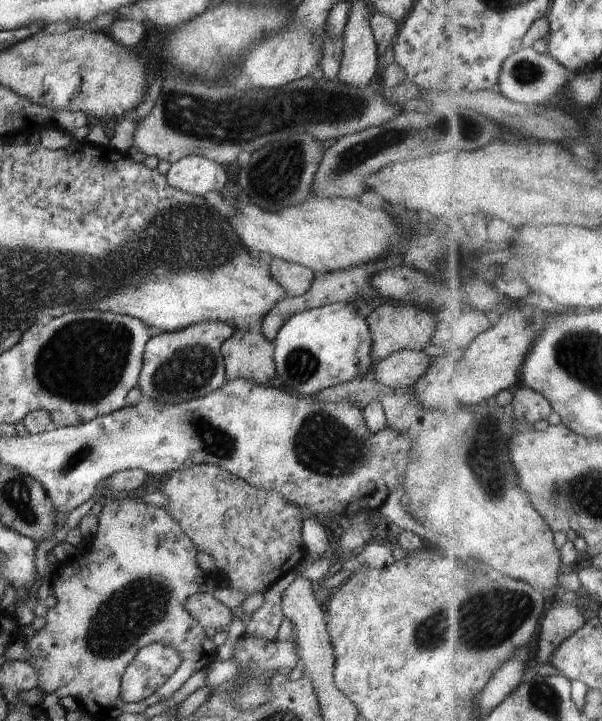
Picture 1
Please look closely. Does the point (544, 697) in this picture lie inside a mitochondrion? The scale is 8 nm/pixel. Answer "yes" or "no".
yes

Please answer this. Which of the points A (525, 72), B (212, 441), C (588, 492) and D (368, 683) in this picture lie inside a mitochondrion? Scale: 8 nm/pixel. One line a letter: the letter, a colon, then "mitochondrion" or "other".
A: mitochondrion
B: mitochondrion
C: mitochondrion
D: other

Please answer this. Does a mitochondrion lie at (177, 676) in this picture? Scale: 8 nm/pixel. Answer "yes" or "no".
no

